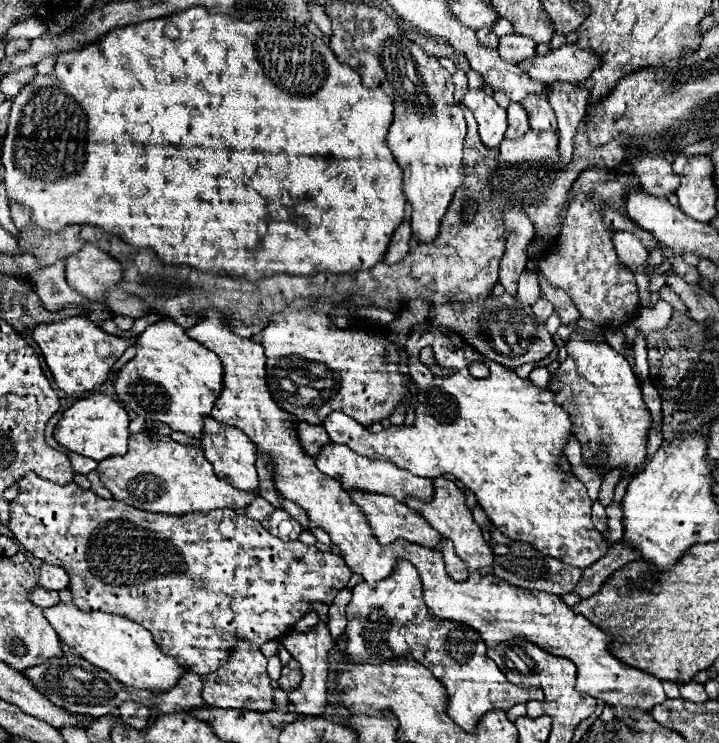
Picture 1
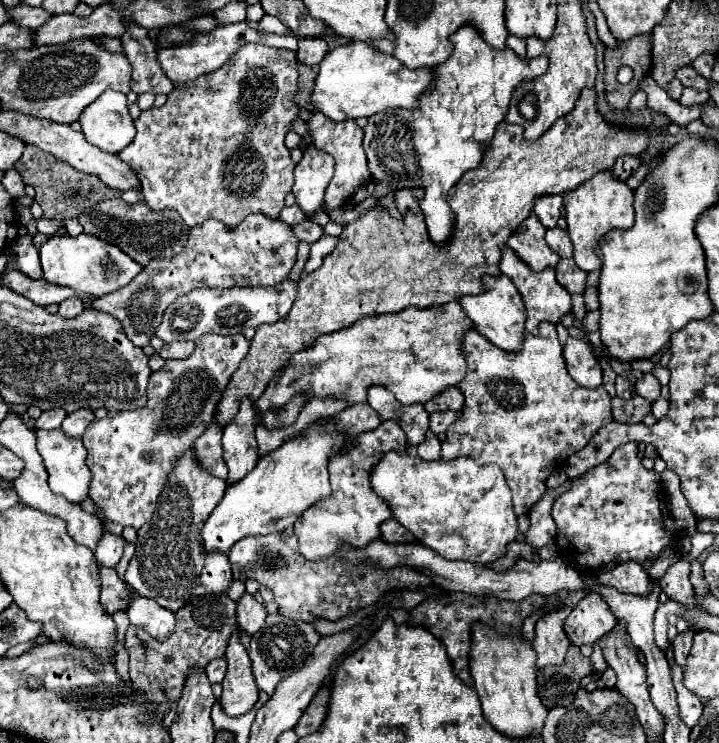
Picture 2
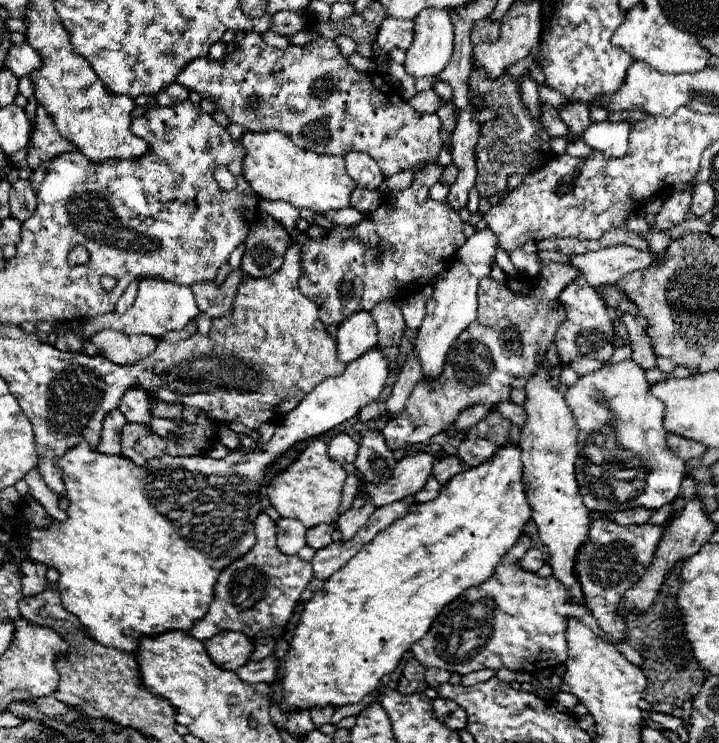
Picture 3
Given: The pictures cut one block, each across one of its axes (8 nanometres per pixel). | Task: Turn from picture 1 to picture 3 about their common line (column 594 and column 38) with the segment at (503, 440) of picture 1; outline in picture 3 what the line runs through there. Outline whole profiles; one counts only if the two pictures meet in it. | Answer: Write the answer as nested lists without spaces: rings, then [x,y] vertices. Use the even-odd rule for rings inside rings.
[[[378,348],[366,352],[350,362],[344,374],[324,380],[304,396],[304,400],[280,420],[276,434],[264,444],[264,452],[232,452],[222,460],[208,456],[162,456],[148,460],[144,466],[134,466],[122,456],[98,454],[88,444],[68,450],[60,458],[60,472],[66,480],[70,518],[66,522],[54,520],[48,530],[40,530],[22,518],[18,534],[22,532],[22,536],[30,540],[28,558],[60,572],[56,586],[62,594],[64,608],[76,614],[88,634],[104,646],[136,654],[142,636],[160,636],[172,630],[190,634],[192,624],[206,616],[208,606],[214,600],[214,586],[220,572],[248,554],[256,544],[254,520],[262,514],[260,488],[268,468],[290,452],[294,444],[358,416],[366,404],[378,400],[386,378],[388,364],[382,352]]]

